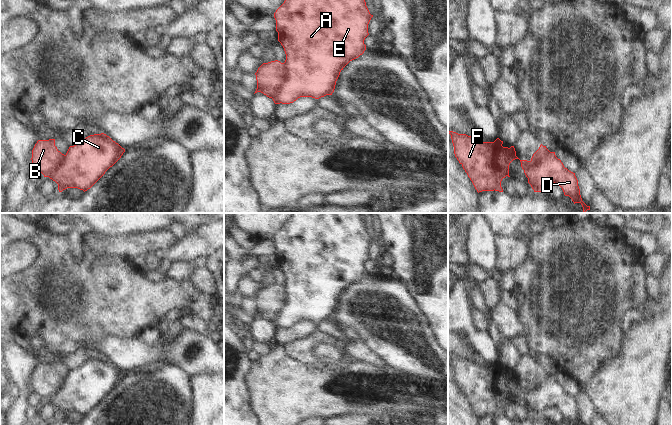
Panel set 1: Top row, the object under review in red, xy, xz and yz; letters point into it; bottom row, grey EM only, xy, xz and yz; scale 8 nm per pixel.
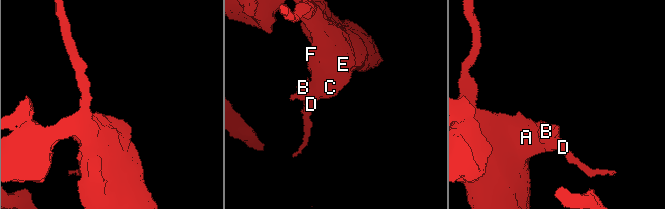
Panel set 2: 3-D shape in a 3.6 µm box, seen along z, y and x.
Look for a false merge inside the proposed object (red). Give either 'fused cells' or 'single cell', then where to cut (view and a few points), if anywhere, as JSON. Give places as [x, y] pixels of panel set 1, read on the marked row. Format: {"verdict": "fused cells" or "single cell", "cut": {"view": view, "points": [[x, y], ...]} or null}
{"verdict": "fused cells", "cut": {"view": "yz", "points": [[551, 152], [534, 165], [522, 166]]}}

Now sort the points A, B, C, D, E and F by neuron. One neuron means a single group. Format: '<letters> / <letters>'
A C D E F / B

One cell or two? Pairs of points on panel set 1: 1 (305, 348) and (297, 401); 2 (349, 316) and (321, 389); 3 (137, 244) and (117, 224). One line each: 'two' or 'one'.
1: two
2: two
3: two

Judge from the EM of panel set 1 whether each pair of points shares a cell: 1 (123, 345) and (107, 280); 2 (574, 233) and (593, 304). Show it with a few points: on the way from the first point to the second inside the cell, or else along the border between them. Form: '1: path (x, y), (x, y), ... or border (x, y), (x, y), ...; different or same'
1: border (138, 336), (97, 337); different
2: path (574, 251), (575, 286); same

